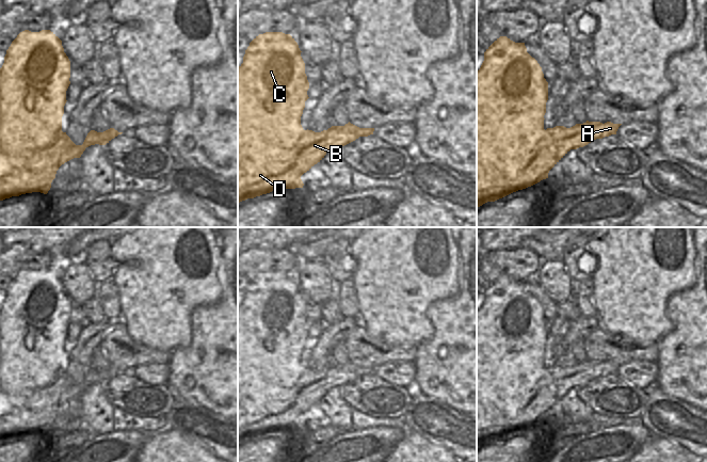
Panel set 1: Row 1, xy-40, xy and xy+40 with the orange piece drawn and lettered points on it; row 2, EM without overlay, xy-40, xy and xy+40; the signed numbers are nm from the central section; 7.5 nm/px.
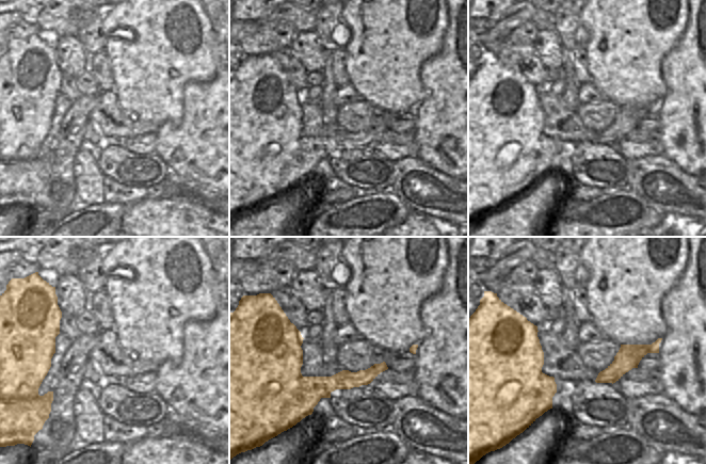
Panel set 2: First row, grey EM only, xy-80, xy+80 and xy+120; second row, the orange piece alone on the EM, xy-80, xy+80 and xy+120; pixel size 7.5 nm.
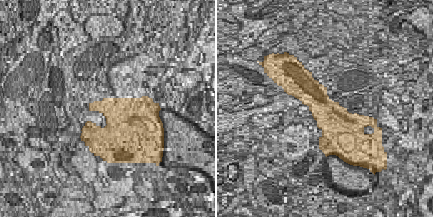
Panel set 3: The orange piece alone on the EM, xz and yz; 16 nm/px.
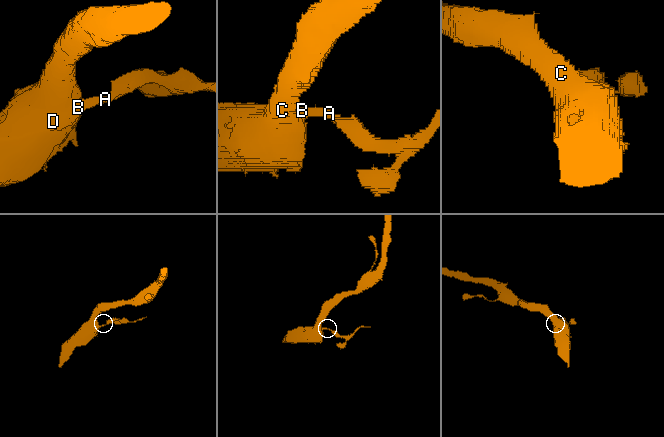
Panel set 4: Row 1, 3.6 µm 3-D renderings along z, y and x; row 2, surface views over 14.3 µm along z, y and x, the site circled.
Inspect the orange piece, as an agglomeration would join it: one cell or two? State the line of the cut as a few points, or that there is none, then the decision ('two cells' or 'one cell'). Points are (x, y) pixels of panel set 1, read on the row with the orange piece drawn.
cut xy+40 (546, 130), (537, 150), (540, 168), (525, 172), (530, 185); two cells

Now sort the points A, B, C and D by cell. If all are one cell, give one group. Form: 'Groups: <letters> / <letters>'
Groups: A B / C D.

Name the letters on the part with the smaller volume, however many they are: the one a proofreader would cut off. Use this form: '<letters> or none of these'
A, B

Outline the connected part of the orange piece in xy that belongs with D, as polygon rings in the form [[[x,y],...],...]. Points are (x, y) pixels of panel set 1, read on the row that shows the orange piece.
[[[266,32],[256,36],[238,67],[238,204],[272,191],[295,189],[290,174],[299,171],[299,150],[305,130],[301,116],[309,98],[309,82],[298,43],[290,34]]]

